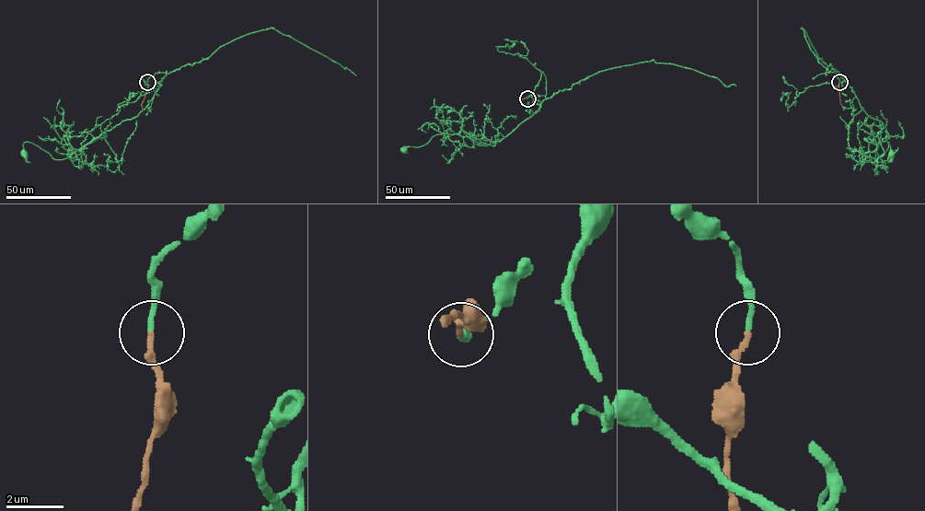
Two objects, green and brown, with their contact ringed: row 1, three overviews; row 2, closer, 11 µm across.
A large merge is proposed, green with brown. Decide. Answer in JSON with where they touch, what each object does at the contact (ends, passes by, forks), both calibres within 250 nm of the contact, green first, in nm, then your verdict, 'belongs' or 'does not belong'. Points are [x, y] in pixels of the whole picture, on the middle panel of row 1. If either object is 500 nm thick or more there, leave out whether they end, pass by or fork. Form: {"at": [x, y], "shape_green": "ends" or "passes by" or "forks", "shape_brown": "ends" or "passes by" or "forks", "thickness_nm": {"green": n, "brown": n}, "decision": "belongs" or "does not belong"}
{"at": [527, 98], "shape_green": "ends", "shape_brown": "ends", "thickness_nm": {"green": 170, "brown": 220}, "decision": "belongs"}

